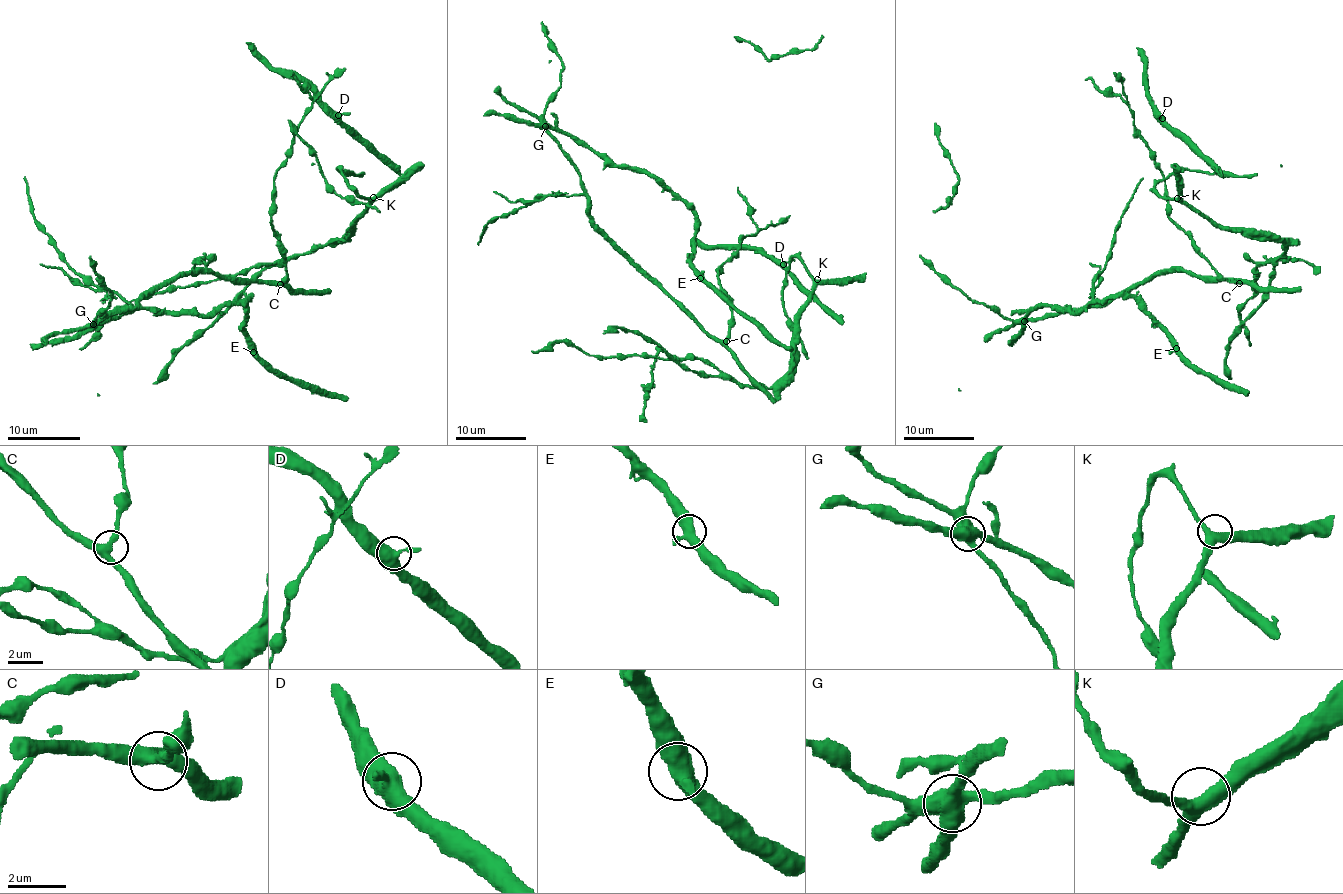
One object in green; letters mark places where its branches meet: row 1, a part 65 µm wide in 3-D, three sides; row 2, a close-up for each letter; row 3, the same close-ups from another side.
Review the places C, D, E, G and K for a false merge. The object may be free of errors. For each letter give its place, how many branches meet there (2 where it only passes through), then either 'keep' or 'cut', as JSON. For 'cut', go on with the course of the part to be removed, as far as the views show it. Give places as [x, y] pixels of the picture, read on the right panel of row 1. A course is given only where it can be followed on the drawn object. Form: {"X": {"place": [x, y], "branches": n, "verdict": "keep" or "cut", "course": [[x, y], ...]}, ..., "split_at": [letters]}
{"C": {"place": [1239, 283], "branches": 3, "verdict": "keep"}, "D": {"place": [1162, 118], "branches": 3, "verdict": "keep"}, "E": {"place": [1176, 348], "branches": 3, "verdict": "keep"}, "G": {"place": [1024, 321], "branches": 4, "verdict": "keep"}, "K": {"place": [1177, 198], "branches": 3, "verdict": "keep"}, "split_at": []}

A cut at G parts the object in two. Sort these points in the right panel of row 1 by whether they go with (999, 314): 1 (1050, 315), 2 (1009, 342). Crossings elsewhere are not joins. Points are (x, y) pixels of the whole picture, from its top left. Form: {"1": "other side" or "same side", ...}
{"1": "same side", "2": "other side"}

